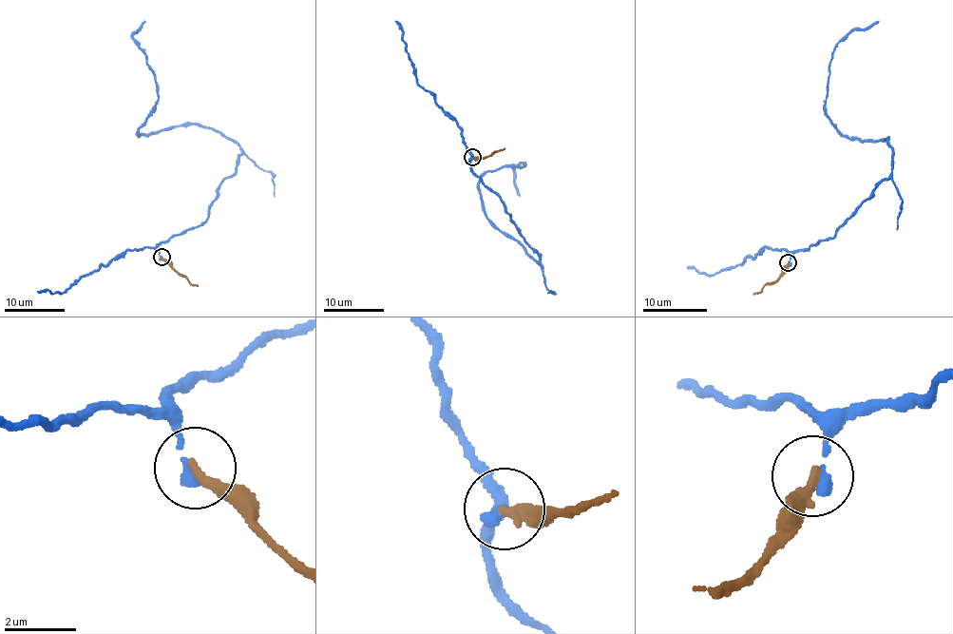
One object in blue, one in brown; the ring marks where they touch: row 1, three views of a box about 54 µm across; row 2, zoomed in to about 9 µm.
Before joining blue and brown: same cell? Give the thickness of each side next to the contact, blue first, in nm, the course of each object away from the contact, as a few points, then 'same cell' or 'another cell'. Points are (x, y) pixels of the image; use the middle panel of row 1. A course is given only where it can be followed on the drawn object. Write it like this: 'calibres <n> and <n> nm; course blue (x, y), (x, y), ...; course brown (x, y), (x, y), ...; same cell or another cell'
calibres 320 and 300 nm; course blue (471, 159), (471, 171), (500, 198), (541, 266), (487, 218), (480, 178), (524, 162), (514, 170), (520, 195); course brown (473, 157), (483, 158), (505, 147); another cell

